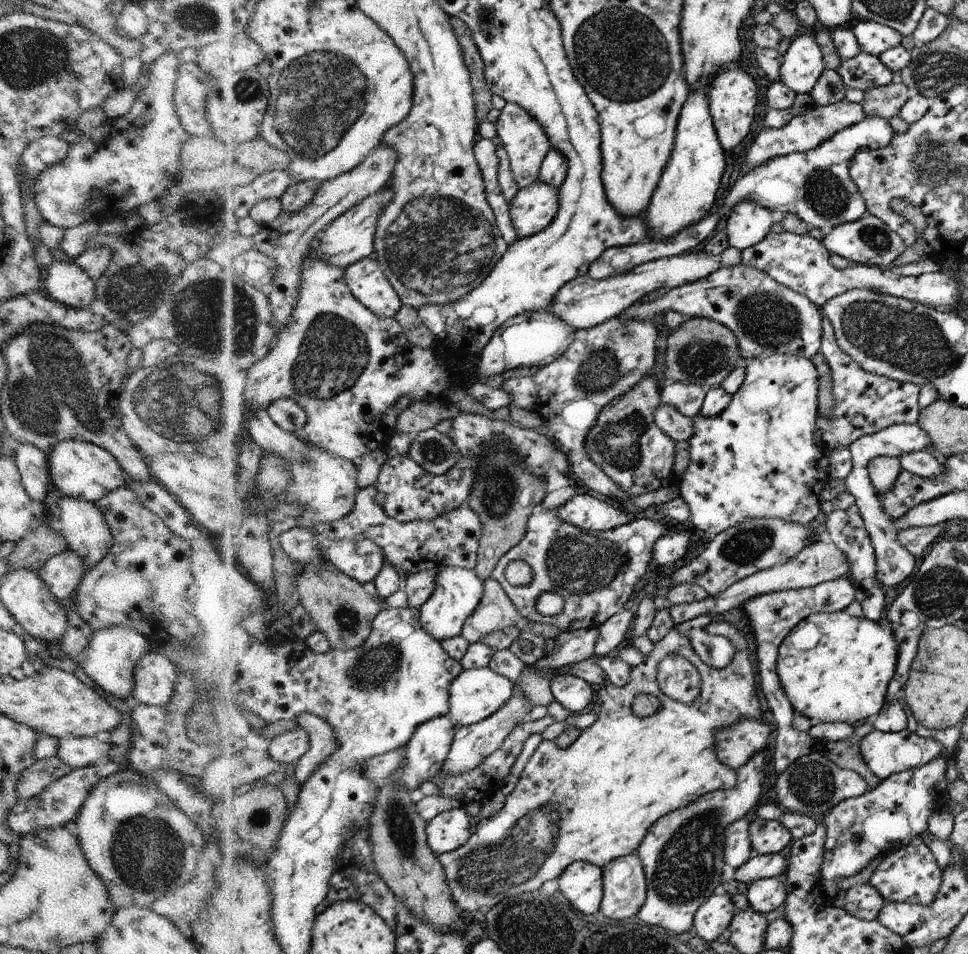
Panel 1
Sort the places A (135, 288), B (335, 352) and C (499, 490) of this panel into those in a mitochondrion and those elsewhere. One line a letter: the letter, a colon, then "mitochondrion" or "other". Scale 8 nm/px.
A: mitochondrion
B: mitochondrion
C: mitochondrion

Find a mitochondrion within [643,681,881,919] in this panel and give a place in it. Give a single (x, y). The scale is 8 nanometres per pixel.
(682, 874)

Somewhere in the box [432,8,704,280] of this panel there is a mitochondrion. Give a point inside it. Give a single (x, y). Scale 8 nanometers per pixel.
(625, 59)

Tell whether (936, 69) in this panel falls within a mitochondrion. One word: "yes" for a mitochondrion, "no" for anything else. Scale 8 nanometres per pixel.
yes

